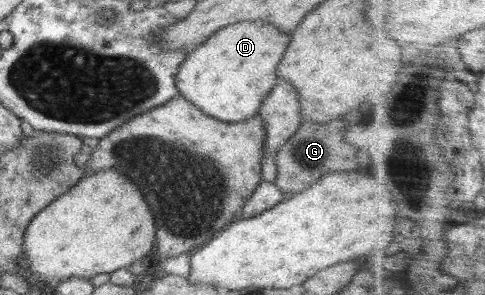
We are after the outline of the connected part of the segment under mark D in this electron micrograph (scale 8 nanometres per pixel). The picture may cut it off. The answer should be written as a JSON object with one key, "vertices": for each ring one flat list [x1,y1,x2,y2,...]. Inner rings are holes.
{"vertices":[[244,21,216,31,203,45,189,52,176,76,179,95,207,116,225,122,254,117,276,83,276,67,286,51,288,37,274,25]]}

